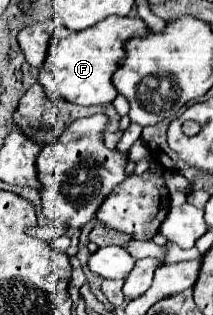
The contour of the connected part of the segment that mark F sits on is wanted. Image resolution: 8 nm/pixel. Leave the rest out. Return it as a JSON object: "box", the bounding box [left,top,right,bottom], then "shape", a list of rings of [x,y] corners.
{"box":[37,17,147,105],"shape":[[[107,17],[97,25],[83,29],[81,33],[69,33],[65,39],[57,39],[51,43],[45,63],[39,69],[37,83],[41,83],[51,99],[63,99],[75,105],[105,105],[117,97],[113,89],[111,75],[121,61],[123,45],[131,37],[143,37],[147,33],[147,25],[141,19],[131,17]]]}

